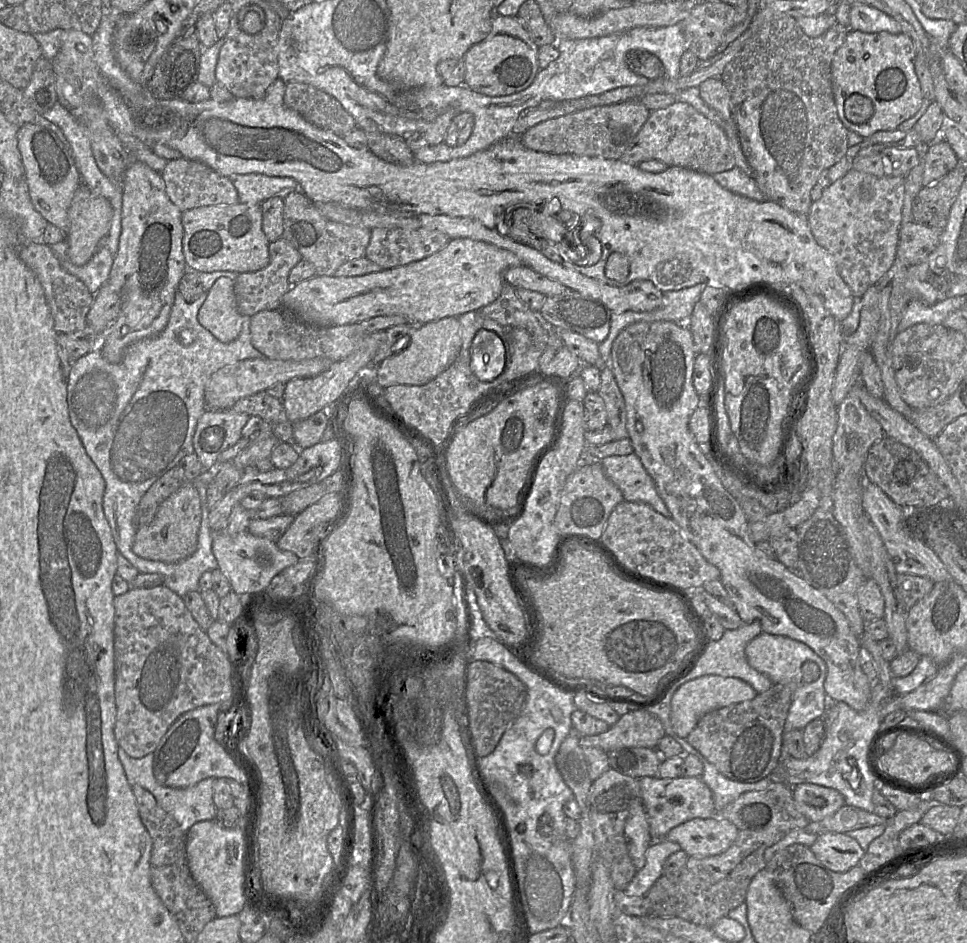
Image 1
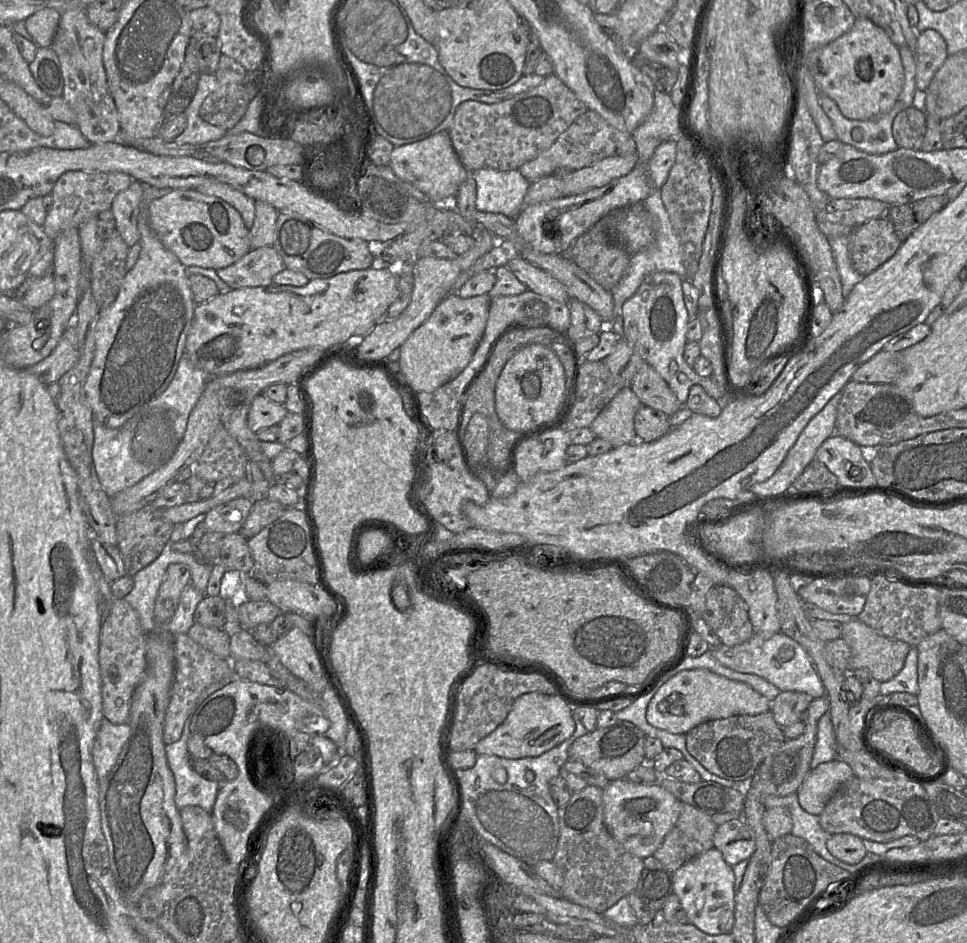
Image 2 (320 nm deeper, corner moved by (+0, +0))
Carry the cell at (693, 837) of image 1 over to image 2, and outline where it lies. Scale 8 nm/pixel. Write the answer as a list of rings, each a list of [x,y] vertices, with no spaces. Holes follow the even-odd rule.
[[[736,817],[718,826],[713,837],[713,846],[733,867],[751,857],[755,850],[755,835],[742,817]]]

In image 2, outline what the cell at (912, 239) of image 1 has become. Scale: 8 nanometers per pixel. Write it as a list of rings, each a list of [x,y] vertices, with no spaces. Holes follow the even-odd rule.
[[[885,217],[870,219],[854,227],[847,237],[852,267],[866,276],[892,257],[902,241]]]

